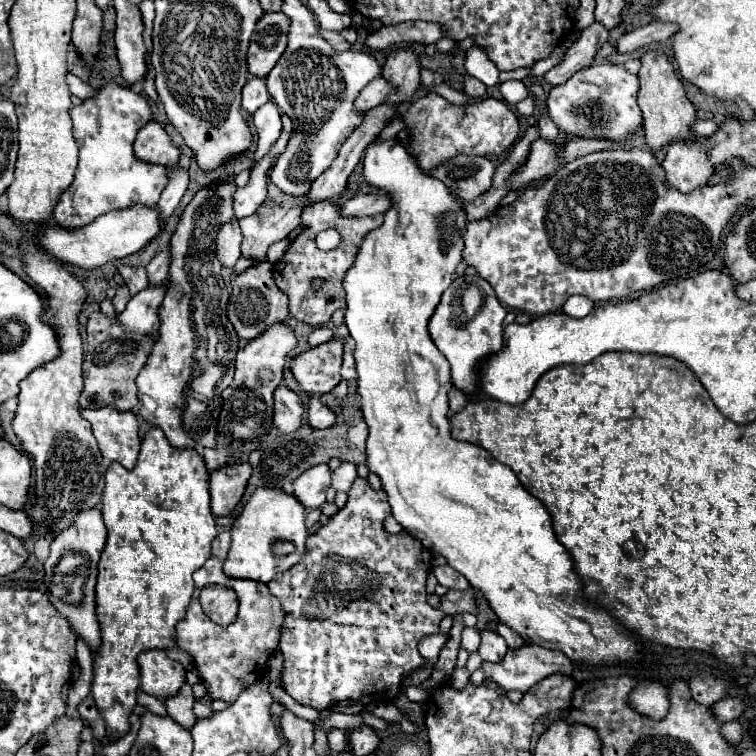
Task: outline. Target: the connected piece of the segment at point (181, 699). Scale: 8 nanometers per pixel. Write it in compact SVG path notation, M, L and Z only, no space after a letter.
M184 684L178 696L172 696L170 700L166 700L166 708L168 708L168 716L172 720L176 720L180 726L184 726L186 730L192 730L194 722L198 720L194 714L194 694L192 694L192 686Z

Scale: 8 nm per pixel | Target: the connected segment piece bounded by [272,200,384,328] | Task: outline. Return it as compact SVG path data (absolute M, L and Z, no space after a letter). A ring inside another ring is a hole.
M328 200L322 204L312 204L310 208L306 208L306 212L302 212L302 224L306 226L306 230L300 236L296 236L296 240L286 250L284 258L278 264L274 264L274 268L272 268L276 286L288 296L290 318L296 318L304 324L318 328L318 326L324 326L326 322L330 322L330 318L336 310L346 308L342 280L344 280L348 268L352 268L352 264L356 260L356 254L358 254L358 248L362 246L364 236L368 232L376 230L378 226L382 226L382 222L384 222L382 214L362 216L362 218L342 216L340 208L330 204ZM328 228L334 228L342 240L334 250L322 252L316 248L314 240L320 230L328 230ZM314 280L322 280L324 284L320 288L312 288Z

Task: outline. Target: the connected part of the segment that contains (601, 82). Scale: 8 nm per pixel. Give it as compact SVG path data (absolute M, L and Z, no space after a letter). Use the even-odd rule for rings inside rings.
M594 64L582 72L576 72L566 84L554 86L548 92L548 112L562 132L578 132L582 138L598 138L608 136L618 140L618 136L626 136L626 132L638 132L642 128L642 112L636 104L638 94L638 78L630 74L626 68L618 64ZM588 106L600 106L600 120L592 122L584 110Z

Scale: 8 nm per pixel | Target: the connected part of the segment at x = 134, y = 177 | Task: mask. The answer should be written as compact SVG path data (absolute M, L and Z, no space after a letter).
M110 82L100 88L96 98L88 98L80 106L74 106L70 116L74 122L74 140L80 148L80 160L76 178L68 188L70 196L62 196L54 208L54 220L58 226L82 228L110 210L130 208L134 204L158 204L168 180L166 168L146 164L132 152L132 142L138 130L150 122L152 116L148 102L134 90Z

